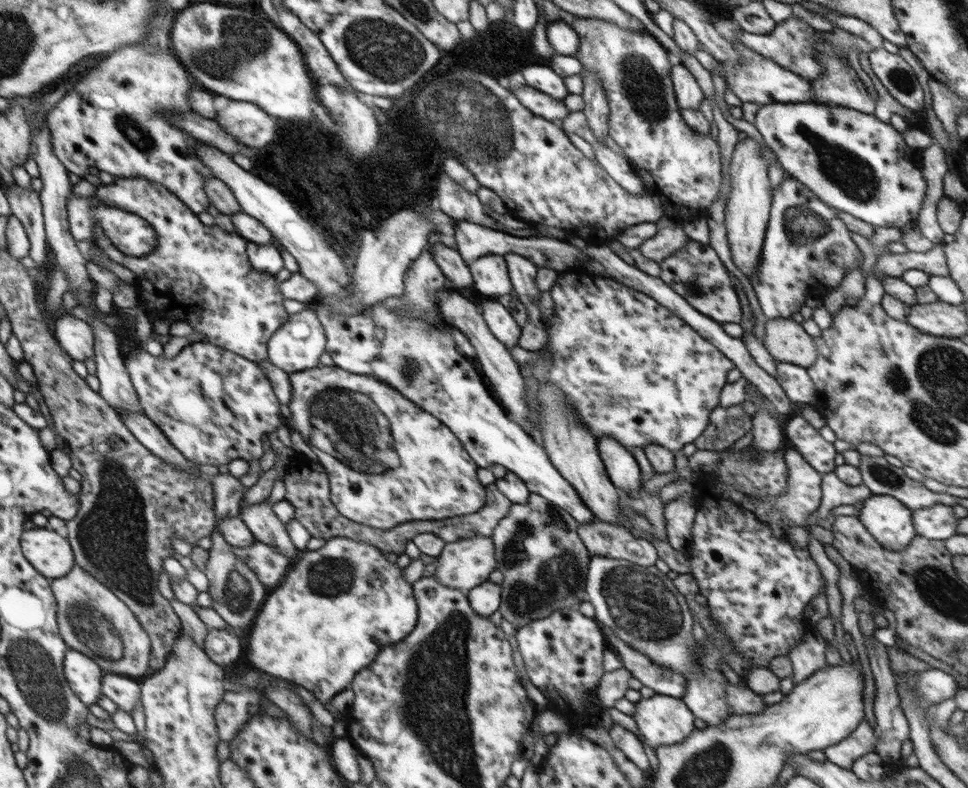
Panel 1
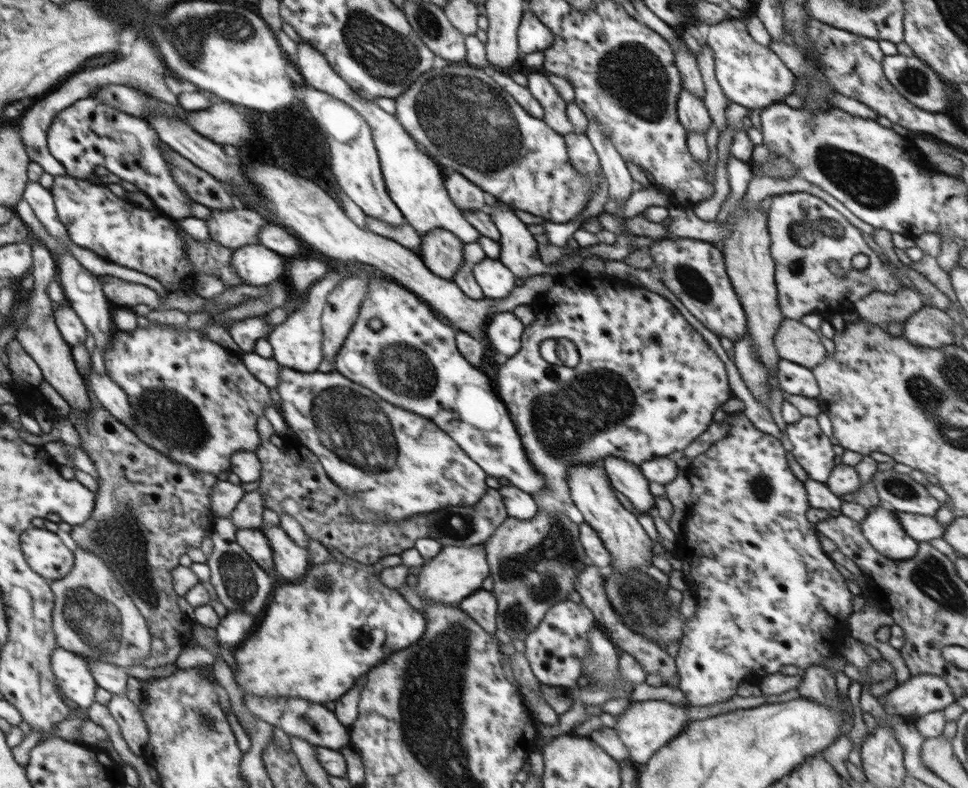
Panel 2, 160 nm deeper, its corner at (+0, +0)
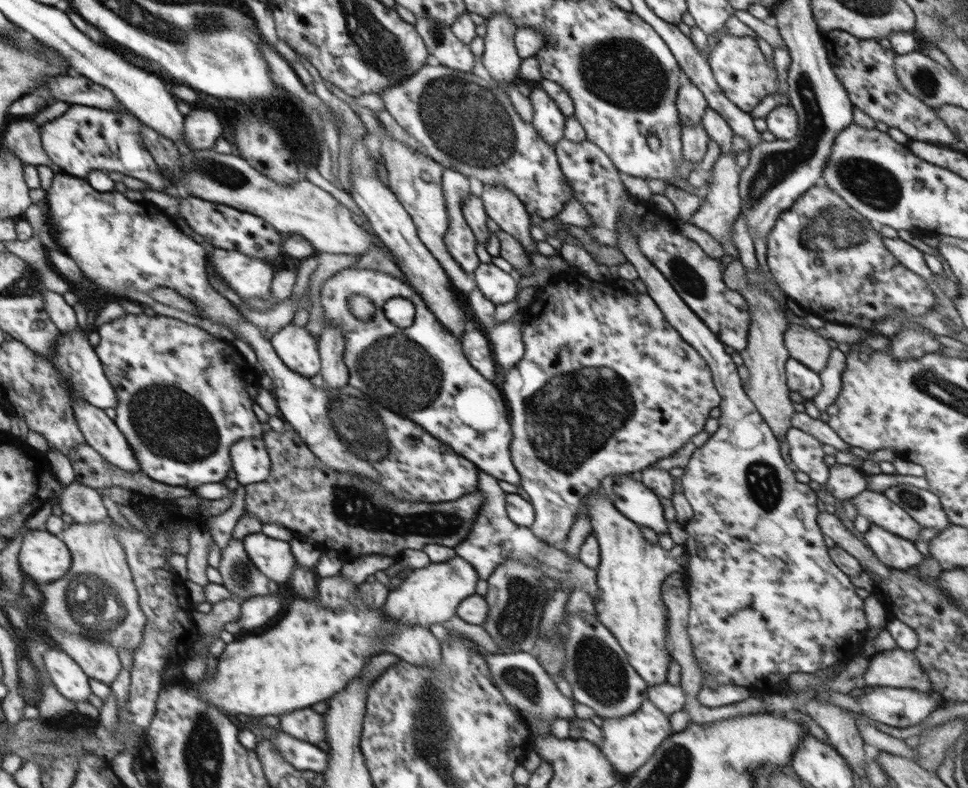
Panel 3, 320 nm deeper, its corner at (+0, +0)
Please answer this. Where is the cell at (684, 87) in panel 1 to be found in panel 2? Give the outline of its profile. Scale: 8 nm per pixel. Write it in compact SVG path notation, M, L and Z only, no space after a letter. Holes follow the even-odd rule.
M684 88L678 96L677 116L680 125L687 133L705 134L713 125L708 109L704 105L704 100L694 97L692 93L684 91Z

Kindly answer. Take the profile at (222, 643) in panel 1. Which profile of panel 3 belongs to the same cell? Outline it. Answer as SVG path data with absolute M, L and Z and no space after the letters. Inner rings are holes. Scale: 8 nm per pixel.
M280 594L272 596L258 596L246 600L240 606L240 619L236 620L245 629L258 629L267 626L267 623L281 615L284 609L284 602L280 600Z

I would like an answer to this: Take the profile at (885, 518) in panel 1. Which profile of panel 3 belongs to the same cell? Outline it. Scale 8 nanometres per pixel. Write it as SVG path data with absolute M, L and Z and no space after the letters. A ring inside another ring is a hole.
M875 524L870 525L864 539L878 561L895 570L908 571L920 565L924 558L916 549L914 541L899 538Z

